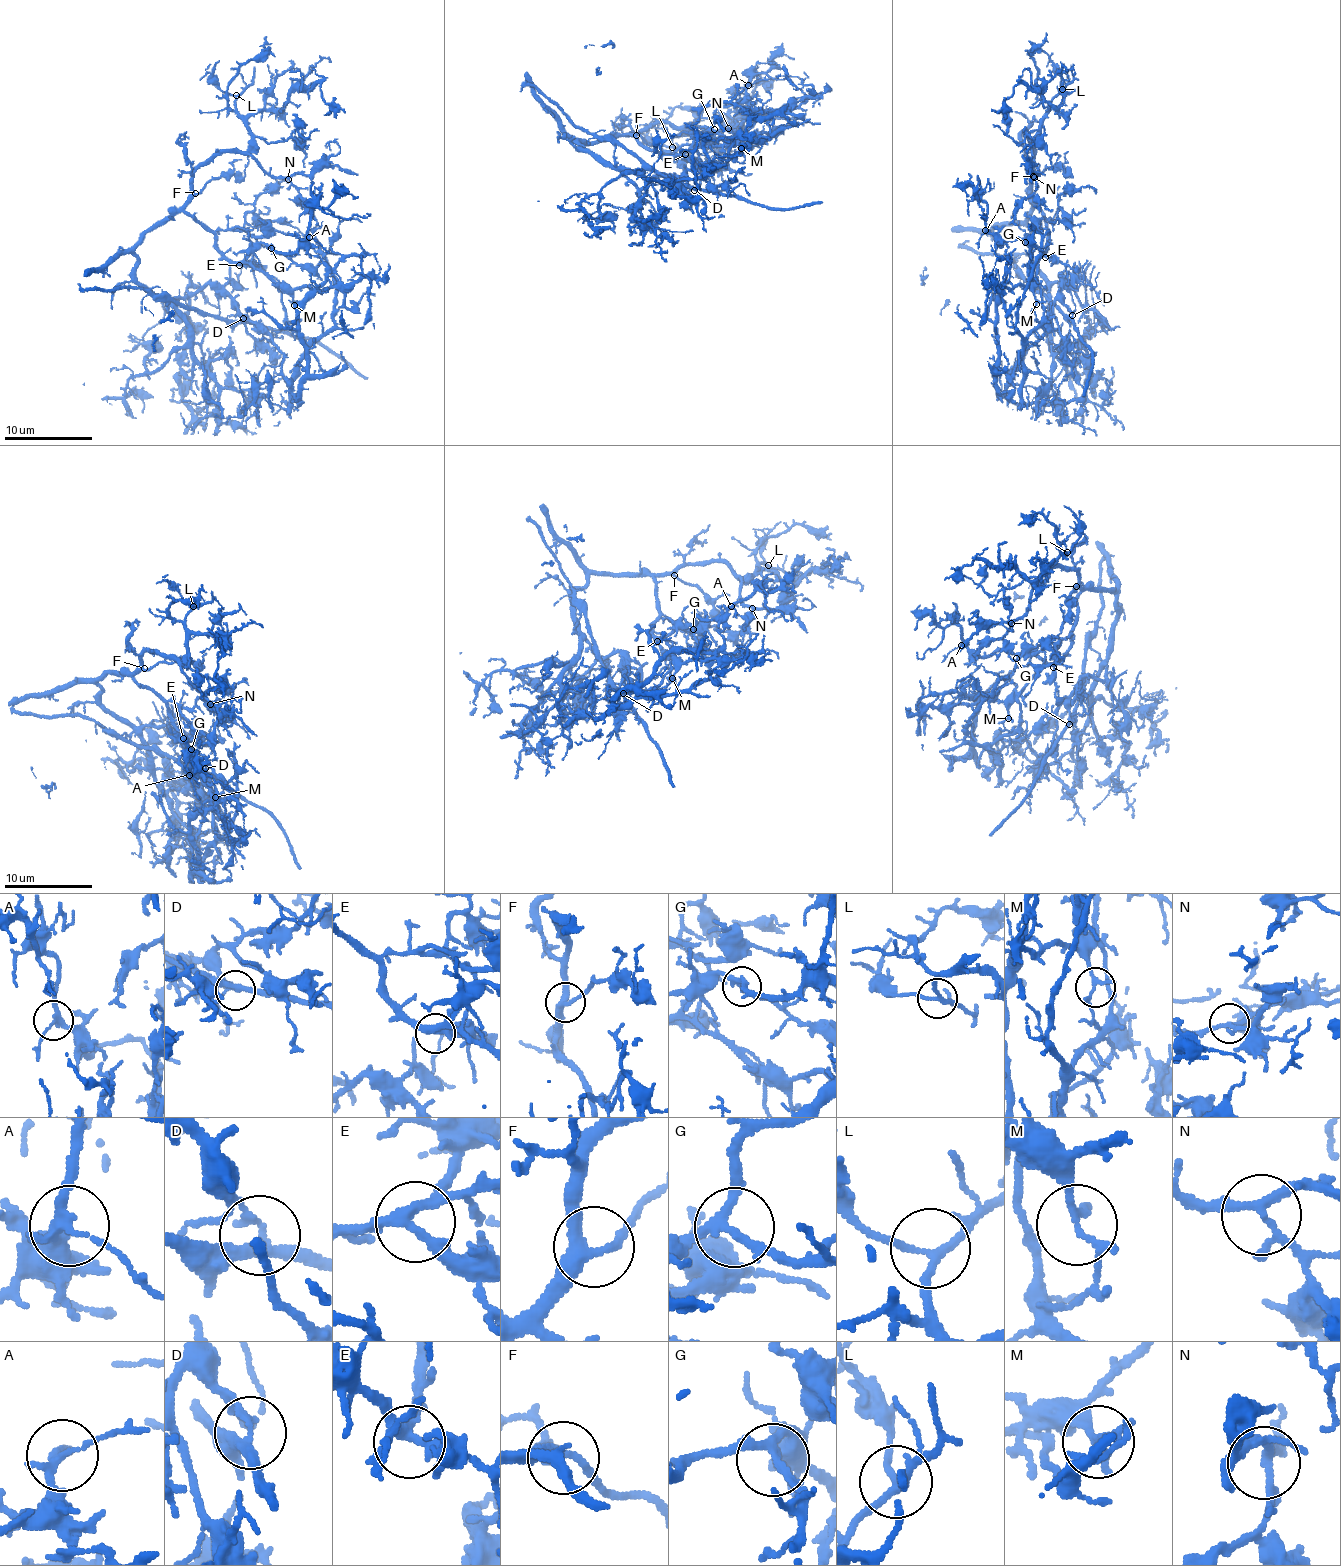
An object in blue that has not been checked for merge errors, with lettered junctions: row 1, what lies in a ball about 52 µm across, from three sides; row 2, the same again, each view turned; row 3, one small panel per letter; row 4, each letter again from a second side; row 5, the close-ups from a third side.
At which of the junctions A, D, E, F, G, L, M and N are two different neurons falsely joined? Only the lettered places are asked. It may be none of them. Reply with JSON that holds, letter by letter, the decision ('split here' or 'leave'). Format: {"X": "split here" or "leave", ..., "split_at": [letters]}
{"A": "leave", "D": "split here", "E": "leave", "F": "leave", "G": "leave", "L": "leave", "M": "split here", "N": "leave", "split_at": ["D", "M"]}

